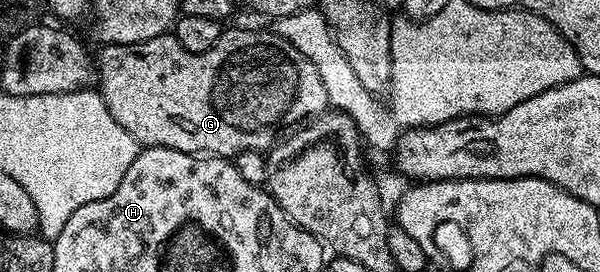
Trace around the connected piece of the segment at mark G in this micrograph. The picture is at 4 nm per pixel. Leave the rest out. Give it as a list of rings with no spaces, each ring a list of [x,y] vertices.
[[[271,29],[224,30],[217,45],[205,49],[205,53],[189,53],[171,33],[136,44],[108,43],[98,49],[99,56],[96,54],[93,59],[98,93],[109,113],[113,113],[113,121],[143,147],[177,149],[181,153],[207,157],[234,157],[242,151],[267,153],[280,138],[279,131],[318,117],[329,107],[325,85],[313,63]]]

